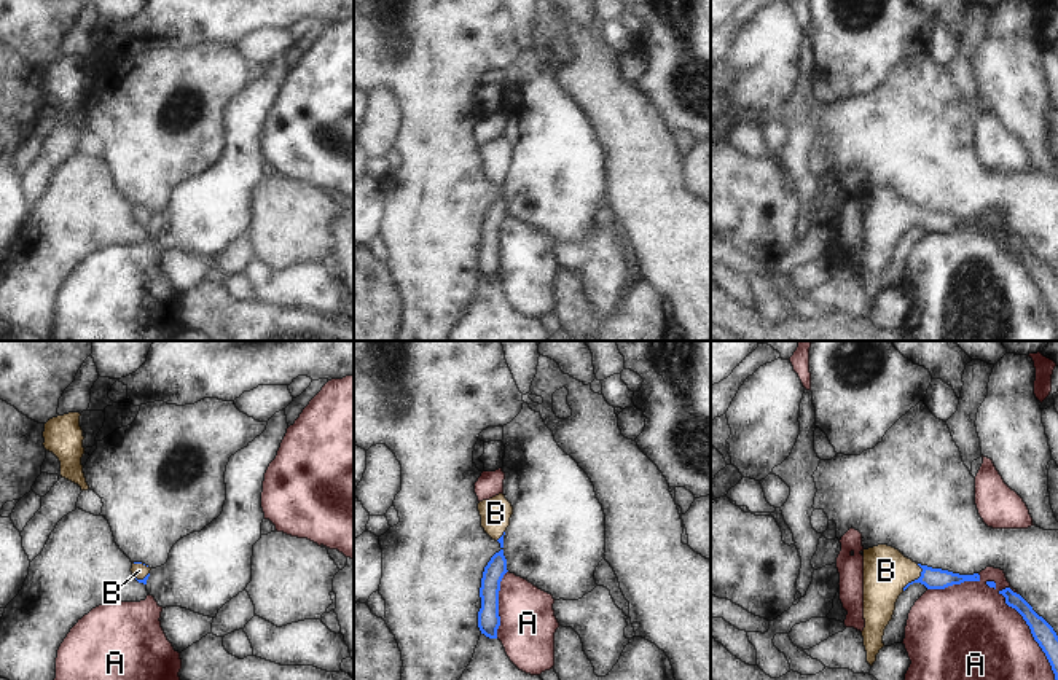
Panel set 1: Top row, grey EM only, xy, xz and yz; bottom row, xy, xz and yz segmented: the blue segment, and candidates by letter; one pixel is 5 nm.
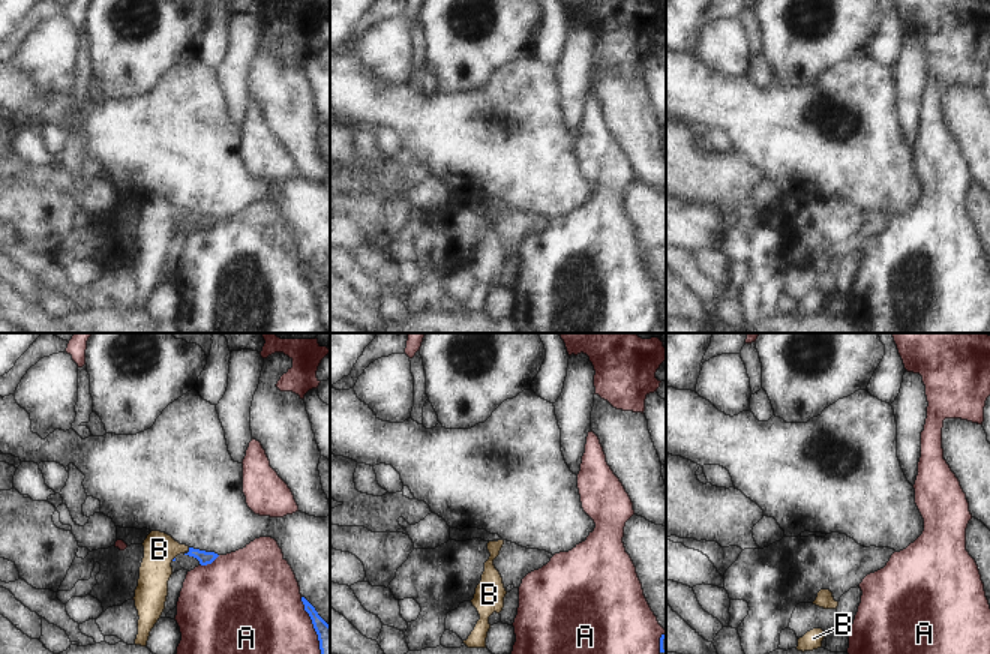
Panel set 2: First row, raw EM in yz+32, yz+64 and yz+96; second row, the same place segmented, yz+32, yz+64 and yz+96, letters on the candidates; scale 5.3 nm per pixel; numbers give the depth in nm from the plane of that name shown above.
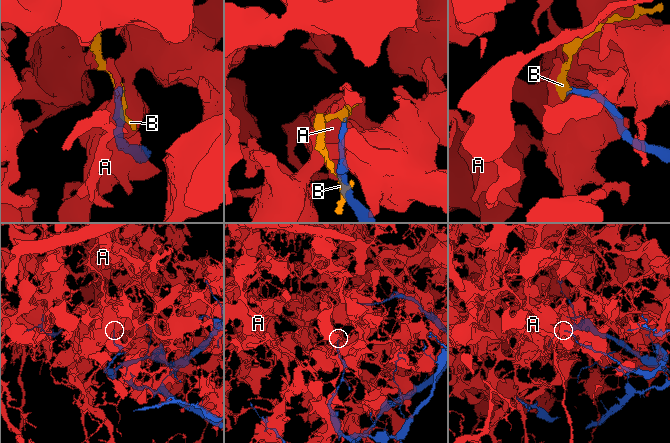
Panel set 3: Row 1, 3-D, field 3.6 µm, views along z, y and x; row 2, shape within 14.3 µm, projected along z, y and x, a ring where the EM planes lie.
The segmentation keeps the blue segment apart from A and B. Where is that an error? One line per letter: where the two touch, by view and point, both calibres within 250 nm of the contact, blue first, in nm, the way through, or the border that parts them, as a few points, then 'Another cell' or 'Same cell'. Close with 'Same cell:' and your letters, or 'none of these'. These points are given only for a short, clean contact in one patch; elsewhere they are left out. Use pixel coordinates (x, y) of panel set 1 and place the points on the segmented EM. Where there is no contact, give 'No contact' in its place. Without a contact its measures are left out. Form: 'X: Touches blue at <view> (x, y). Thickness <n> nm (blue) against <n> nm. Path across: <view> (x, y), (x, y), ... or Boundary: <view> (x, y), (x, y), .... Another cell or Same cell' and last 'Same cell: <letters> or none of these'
A: Touches blue at yz (1031, 633). Thickness 110 nm (blue) against 420 nm. Another cell
B: Touches blue at yz (918, 578). Thickness 110 nm (blue) against 240 nm. Path across: yz (932, 578), (918, 578), (912, 572), (886, 570). Same cell
Same cell: B

